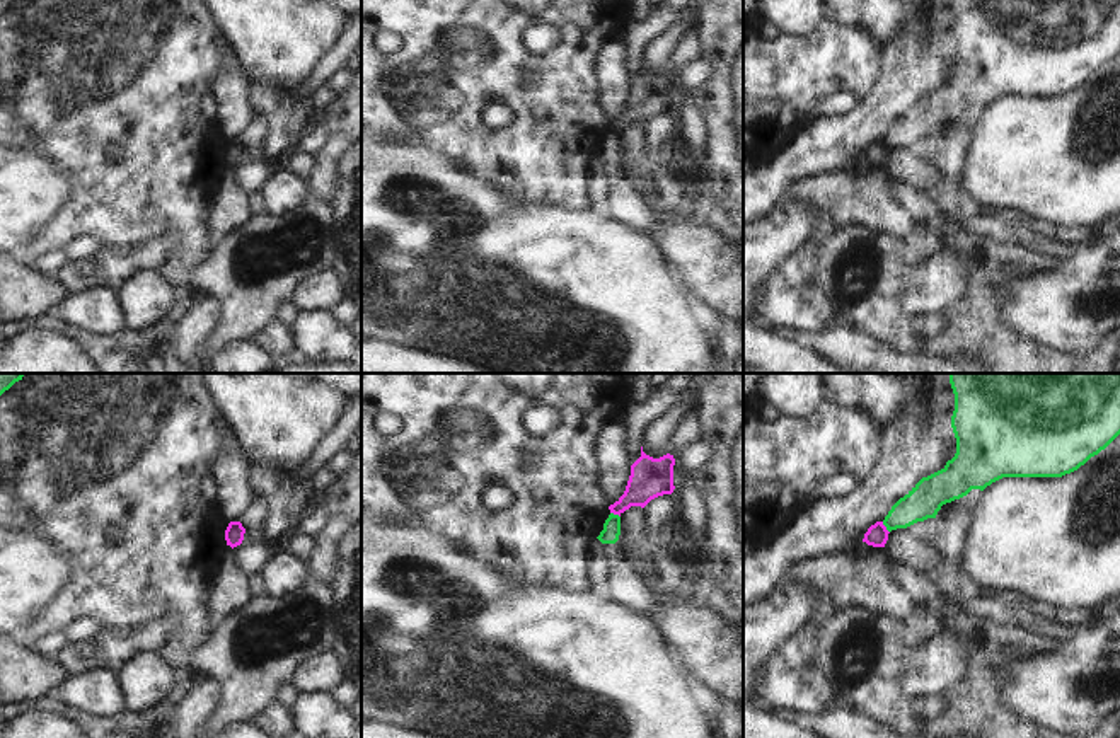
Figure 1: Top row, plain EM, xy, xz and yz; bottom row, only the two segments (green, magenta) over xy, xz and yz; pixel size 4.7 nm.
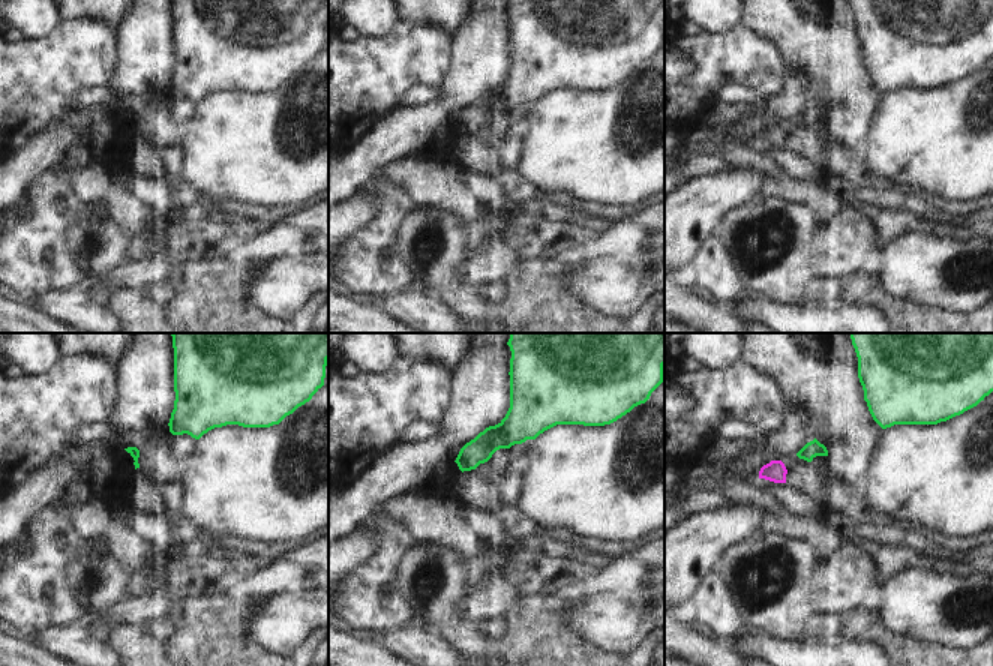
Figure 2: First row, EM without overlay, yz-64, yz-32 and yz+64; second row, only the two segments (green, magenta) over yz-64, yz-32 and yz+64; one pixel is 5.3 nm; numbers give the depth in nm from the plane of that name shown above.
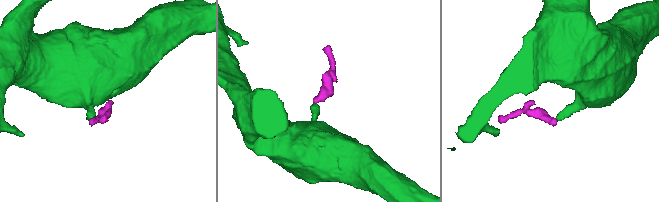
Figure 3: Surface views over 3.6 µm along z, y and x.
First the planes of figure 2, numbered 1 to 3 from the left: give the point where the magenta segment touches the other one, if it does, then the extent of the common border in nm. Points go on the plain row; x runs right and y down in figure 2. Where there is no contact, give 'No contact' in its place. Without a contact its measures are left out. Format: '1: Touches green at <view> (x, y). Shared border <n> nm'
1: No contact
2: No contact
3: No contact

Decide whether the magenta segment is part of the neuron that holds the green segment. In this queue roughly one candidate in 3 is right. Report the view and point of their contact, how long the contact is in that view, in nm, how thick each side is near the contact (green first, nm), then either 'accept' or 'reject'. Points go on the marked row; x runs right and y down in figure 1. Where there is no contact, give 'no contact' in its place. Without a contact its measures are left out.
yz (885, 525) | 70 nm | 160/110 nm | reject

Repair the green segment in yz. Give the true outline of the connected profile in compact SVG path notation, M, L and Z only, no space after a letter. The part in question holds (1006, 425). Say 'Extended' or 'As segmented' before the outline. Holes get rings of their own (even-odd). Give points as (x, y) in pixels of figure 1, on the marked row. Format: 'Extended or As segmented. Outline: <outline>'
As segmented. Outline: M950 373L950 383L955 394L955 411L951 428L956 438L956 453L946 465L922 477L904 498L900 498L883 520L888 532L907 528L917 522L936 518L943 504L967 496L972 489L984 491L1002 477L1062 477L1077 470L1091 457L1105 450L1120 435L1120 373Z

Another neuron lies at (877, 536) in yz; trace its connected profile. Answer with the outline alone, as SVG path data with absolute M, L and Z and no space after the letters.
M876 522L875 525L871 525L868 528L863 542L866 542L868 545L873 545L873 547L885 547L886 540L888 540L888 533L890 532L883 525L883 522Z

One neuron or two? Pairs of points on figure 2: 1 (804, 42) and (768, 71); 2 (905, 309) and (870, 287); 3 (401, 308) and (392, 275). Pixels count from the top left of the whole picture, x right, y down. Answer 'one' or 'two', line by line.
1: two
2: one
3: two

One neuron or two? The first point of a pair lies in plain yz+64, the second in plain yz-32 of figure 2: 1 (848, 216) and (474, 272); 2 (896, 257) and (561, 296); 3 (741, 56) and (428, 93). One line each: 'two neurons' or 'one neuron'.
1: one neuron
2: two neurons
3: two neurons

